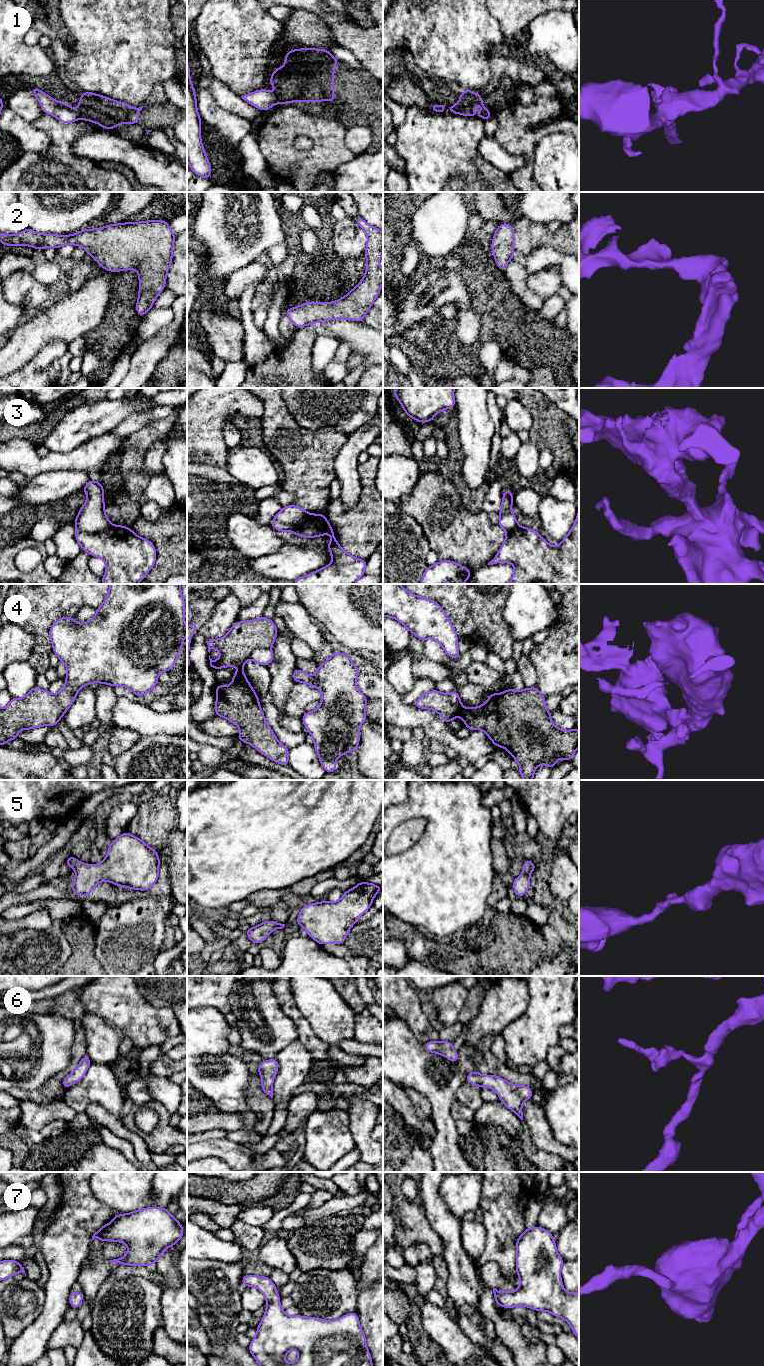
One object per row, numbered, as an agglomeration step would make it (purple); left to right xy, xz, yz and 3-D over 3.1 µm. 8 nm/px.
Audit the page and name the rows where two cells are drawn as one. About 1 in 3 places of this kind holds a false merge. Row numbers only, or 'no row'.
1, 3, 4

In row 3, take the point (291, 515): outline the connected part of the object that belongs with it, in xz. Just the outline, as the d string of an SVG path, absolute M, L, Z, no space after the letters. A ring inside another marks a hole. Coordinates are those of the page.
M288 505L283 506L282 510L274 516L273 520L287 525L296 525L300 523L306 515L307 512L302 507Z

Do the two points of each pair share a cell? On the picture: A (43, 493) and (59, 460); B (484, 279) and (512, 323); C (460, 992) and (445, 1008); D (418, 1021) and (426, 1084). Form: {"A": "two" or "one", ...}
{"A": "two", "B": "one", "C": "one", "D": "two"}

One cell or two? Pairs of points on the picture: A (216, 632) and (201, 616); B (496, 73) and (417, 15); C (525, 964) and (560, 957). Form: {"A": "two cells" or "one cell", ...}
{"A": "two cells", "B": "two cells", "C": "two cells"}

